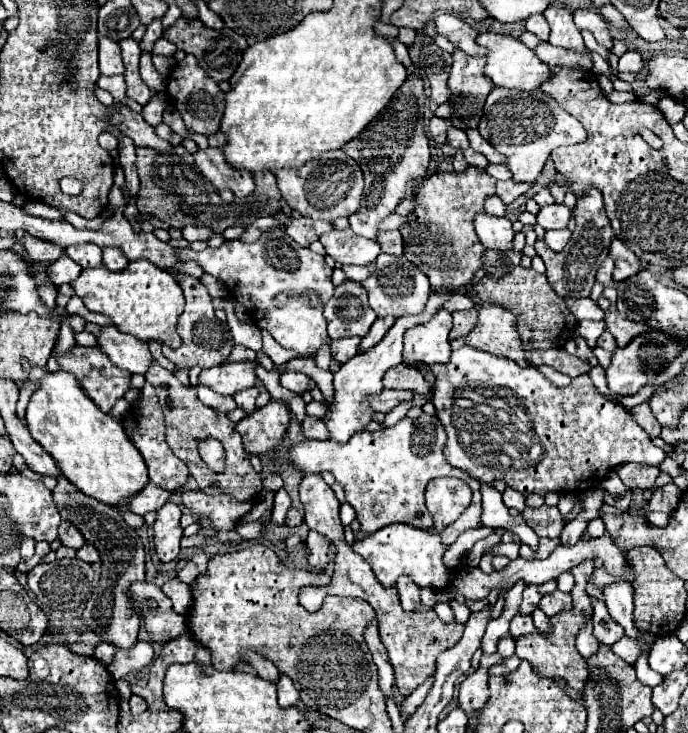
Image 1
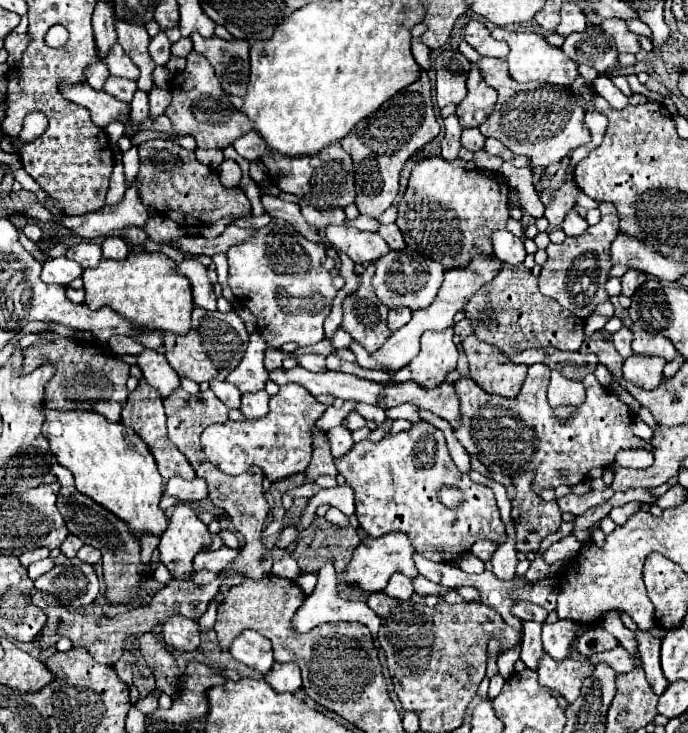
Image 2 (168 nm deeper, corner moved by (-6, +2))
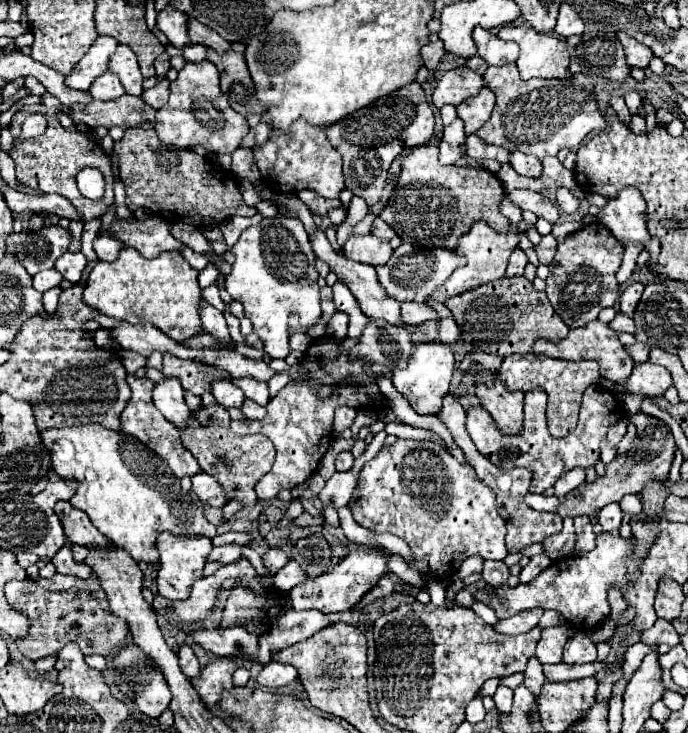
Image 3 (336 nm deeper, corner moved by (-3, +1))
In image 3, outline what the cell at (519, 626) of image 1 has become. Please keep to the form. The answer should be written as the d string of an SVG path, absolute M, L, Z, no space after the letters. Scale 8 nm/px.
M537 656L529 658L527 668L525 668L523 674L525 674L523 684L525 684L529 690L533 690L535 694L539 694L539 692L541 692L541 682L545 682L545 676L543 676L543 668L541 668L541 662L537 660Z

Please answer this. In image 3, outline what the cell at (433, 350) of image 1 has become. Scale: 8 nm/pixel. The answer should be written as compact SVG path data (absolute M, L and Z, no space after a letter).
M439 340L417 344L415 352L407 360L407 368L393 370L393 384L397 392L407 398L407 402L413 406L417 414L437 414L437 410L441 410L441 398L449 392L453 368L455 360L447 344Z

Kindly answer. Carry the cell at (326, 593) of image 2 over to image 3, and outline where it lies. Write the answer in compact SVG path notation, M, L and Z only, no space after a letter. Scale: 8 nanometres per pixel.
M287 610L277 622L273 622L271 632L265 638L259 638L261 642L261 664L271 662L271 652L283 650L291 644L297 644L301 640L307 640L321 628L329 626L329 620L319 610Z

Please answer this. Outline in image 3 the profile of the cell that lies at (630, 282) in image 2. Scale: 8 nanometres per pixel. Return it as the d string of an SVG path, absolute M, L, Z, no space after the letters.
M633 282L633 284L629 284L623 292L621 292L621 296L619 296L619 304L621 304L621 312L625 312L625 314L633 314L633 310L635 310L635 306L637 306L637 302L639 302L639 298L641 298L641 294L643 294L643 284L641 282Z

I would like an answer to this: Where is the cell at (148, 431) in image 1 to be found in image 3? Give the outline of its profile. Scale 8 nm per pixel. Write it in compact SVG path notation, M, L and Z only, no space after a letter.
M133 374L127 376L127 384L131 386L131 400L127 404L127 408L121 414L121 430L139 438L149 450L153 450L161 460L167 462L167 466L171 468L173 476L177 478L185 478L185 476L193 476L199 472L199 464L193 458L193 454L189 454L189 450L185 450L179 442L179 432L177 428L165 420L165 416L153 406L151 402L151 390L153 390L153 382L149 378L135 378Z

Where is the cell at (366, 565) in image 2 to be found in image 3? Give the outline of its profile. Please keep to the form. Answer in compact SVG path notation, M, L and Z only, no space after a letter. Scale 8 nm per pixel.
M355 550L349 556L345 556L333 570L329 570L323 576L317 576L313 580L307 580L295 588L289 590L289 600L295 610L309 610L317 608L325 614L329 612L339 612L339 610L349 610L355 604L361 602L361 598L379 582L381 576L387 574L387 562L391 554L387 550Z

